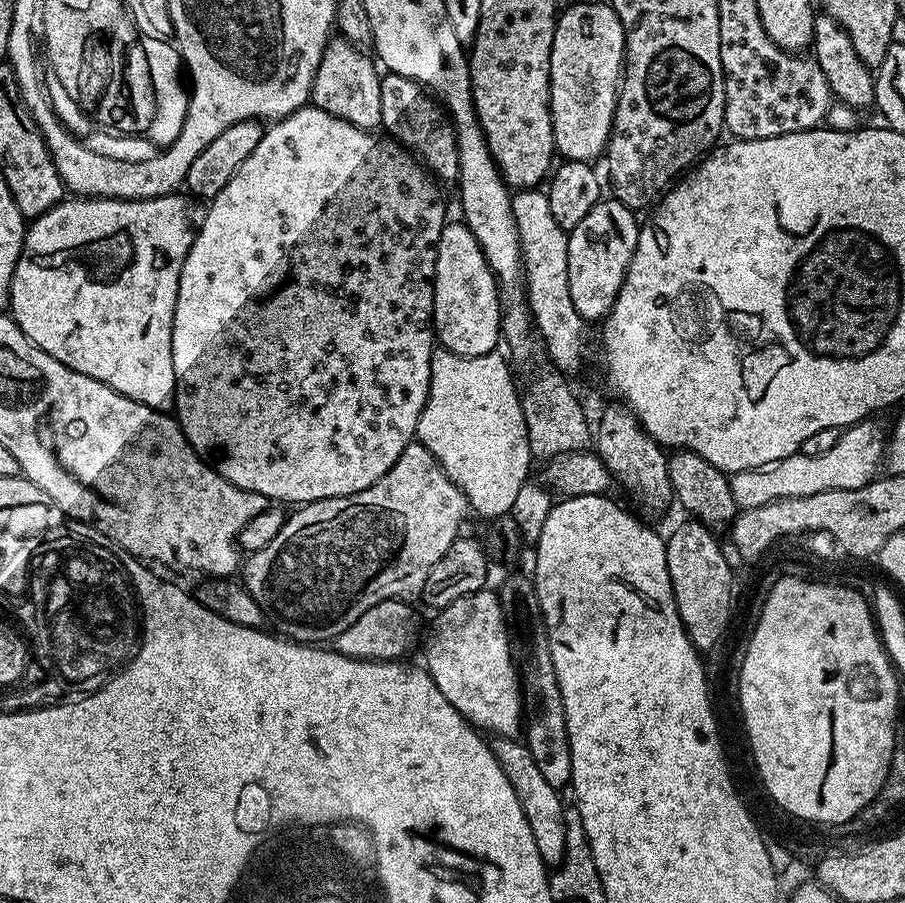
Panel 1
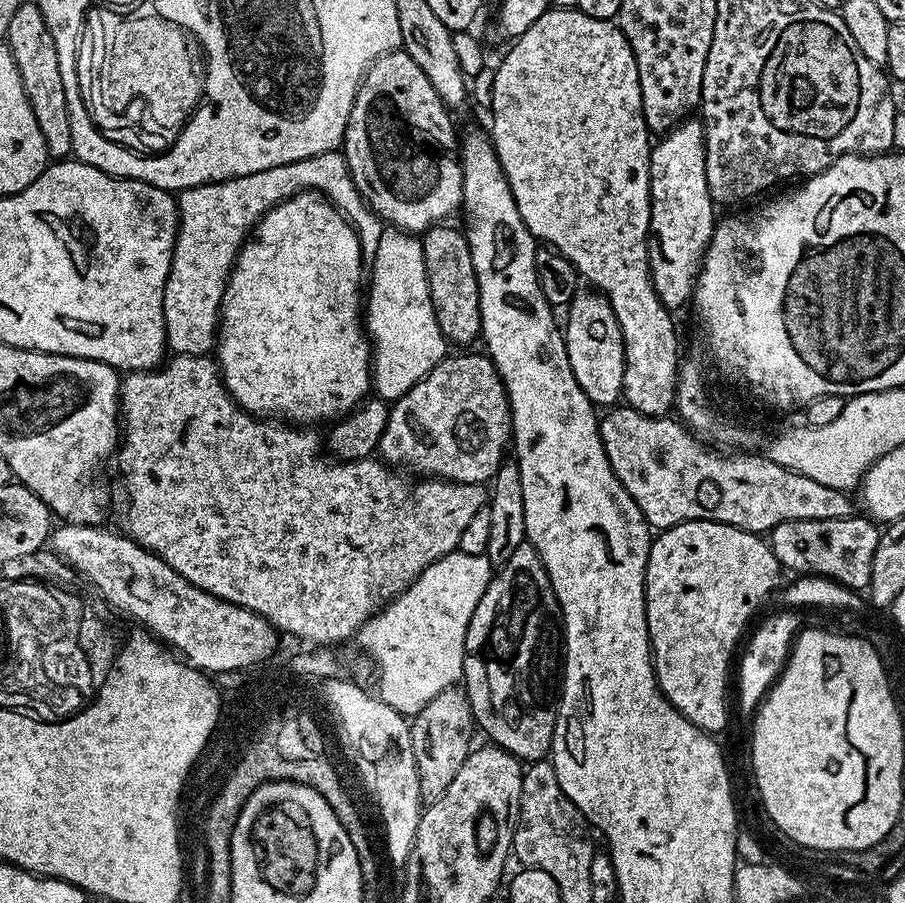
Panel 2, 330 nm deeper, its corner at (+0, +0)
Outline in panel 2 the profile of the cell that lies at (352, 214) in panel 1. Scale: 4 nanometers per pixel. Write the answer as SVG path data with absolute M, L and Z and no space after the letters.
M300 192L297 196L276 204L261 218L252 229L247 240L236 255L236 263L228 275L228 285L220 303L220 322L218 325L218 343L214 348L214 356L218 361L220 375L224 377L224 386L228 395L244 409L260 418L268 418L277 412L277 417L288 422L303 422L305 425L315 425L315 420L335 421L343 418L357 407L369 395L372 382L372 352L370 340L362 323L362 284L360 288L360 271L366 268L366 261L360 256L360 239L356 231L344 215L338 211L327 196L318 192Z

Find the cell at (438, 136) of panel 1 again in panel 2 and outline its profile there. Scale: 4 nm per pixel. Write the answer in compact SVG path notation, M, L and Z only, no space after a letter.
M444 222L433 224L422 236L430 298L445 341L449 345L472 344L481 335L480 291L474 274L474 258L470 254L467 235L459 227L448 226Z

